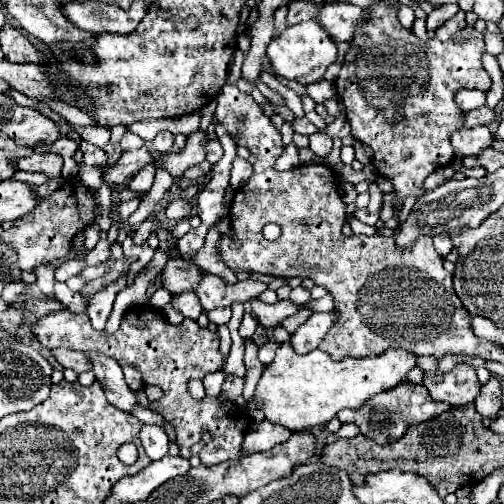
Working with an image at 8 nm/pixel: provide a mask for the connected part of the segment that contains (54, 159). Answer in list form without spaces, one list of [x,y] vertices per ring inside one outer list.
[[[33,152],[29,158],[19,160],[19,170],[45,172],[49,178],[57,178],[63,166],[63,158],[57,152]]]

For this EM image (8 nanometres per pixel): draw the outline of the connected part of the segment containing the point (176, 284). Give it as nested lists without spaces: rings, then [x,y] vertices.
[[[169,258],[169,262],[165,264],[165,270],[163,270],[163,284],[171,294],[191,292],[195,288],[195,284],[199,284],[201,274],[203,274],[203,270],[199,266],[183,262],[179,258]]]

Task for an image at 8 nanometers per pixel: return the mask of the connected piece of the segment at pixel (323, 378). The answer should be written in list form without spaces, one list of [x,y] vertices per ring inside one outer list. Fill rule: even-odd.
[[[283,342],[277,348],[275,360],[265,368],[255,390],[257,406],[265,412],[265,418],[289,428],[291,432],[327,424],[343,408],[359,410],[371,396],[405,382],[407,372],[417,366],[417,356],[399,348],[391,348],[375,356],[343,360],[331,360],[331,356],[319,348],[305,356],[293,350],[295,348],[289,342]]]

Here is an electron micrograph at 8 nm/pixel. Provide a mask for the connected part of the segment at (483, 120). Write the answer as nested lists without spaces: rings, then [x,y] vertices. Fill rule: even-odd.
[[[481,106],[481,108],[475,108],[467,114],[467,128],[477,128],[477,126],[489,126],[493,120],[497,120],[497,112],[489,106]]]

